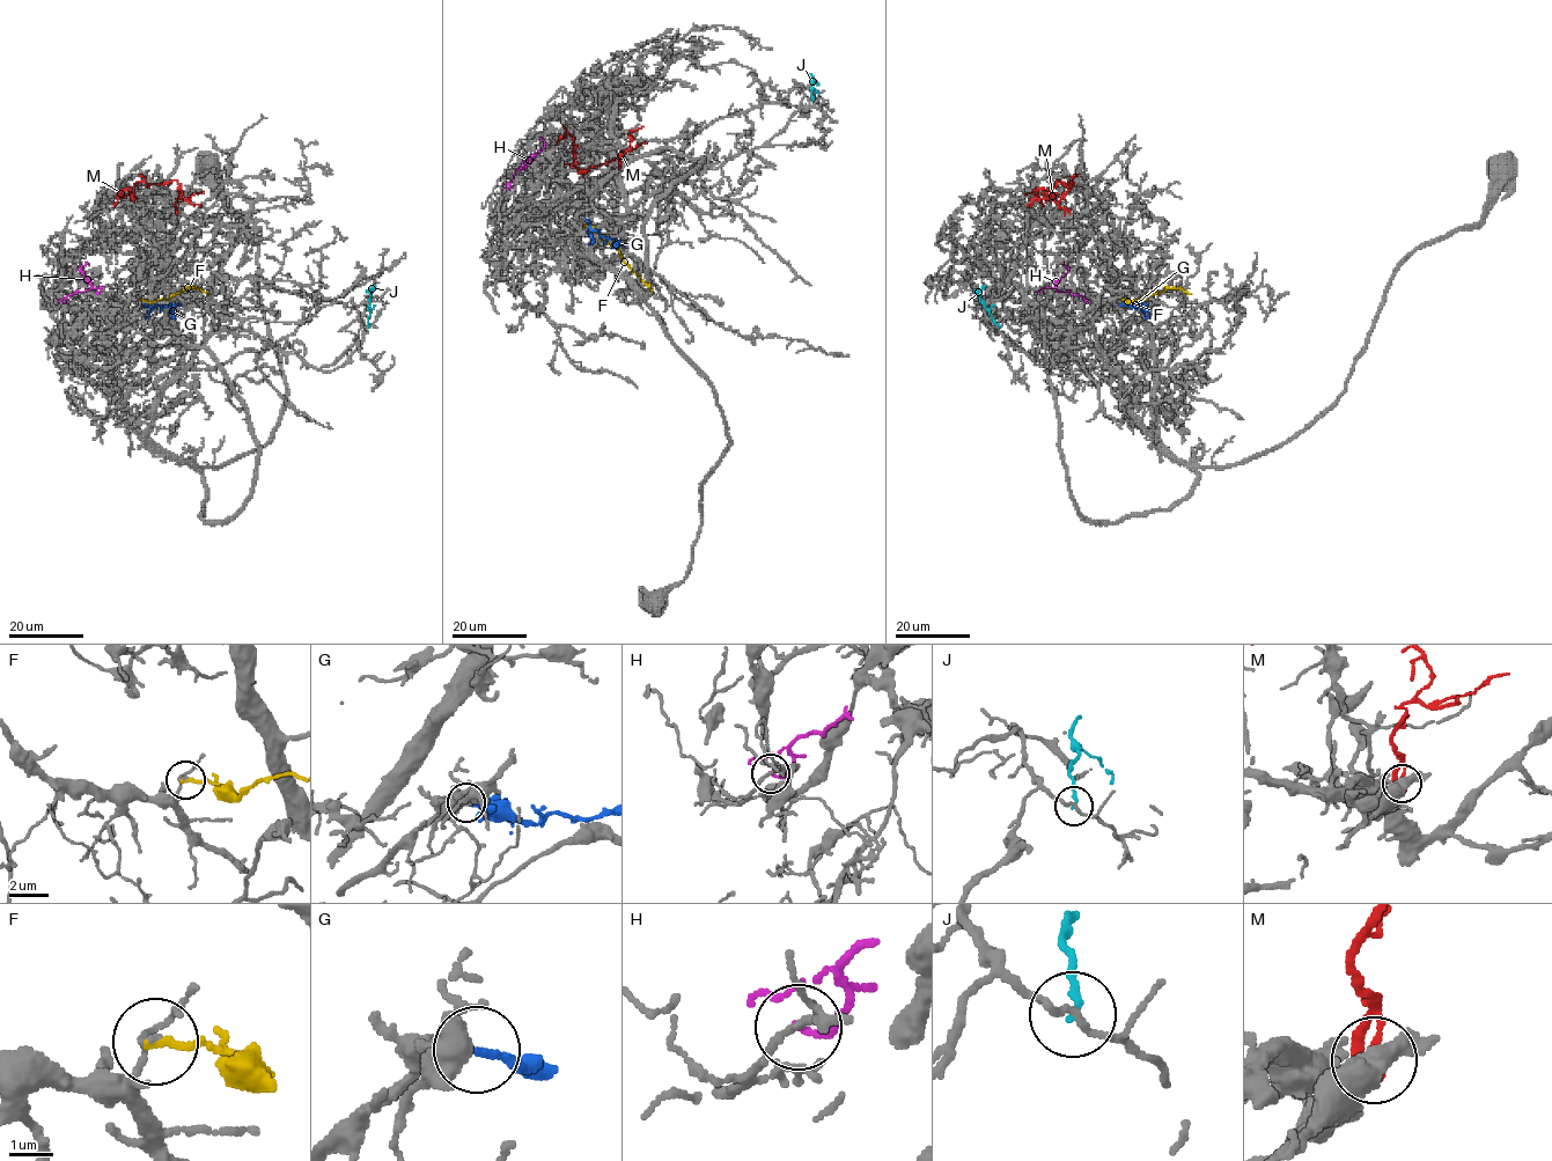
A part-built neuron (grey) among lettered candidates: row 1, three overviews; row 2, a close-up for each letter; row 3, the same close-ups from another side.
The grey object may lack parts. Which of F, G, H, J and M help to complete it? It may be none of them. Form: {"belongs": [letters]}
{"belongs": ["G"]}

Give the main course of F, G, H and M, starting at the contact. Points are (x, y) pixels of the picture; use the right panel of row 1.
F: (1120, 300), (1132, 302), (1172, 287), (1191, 294)
G: (1119, 303), (1142, 306), (1147, 310), (1145, 318)
H: (1089, 302), (1056, 287), (1068, 271), (1064, 262)
M: (1064, 214), (1052, 192), (1058, 179), (1069, 181), (1060, 197), (1034, 189), (1042, 206)

